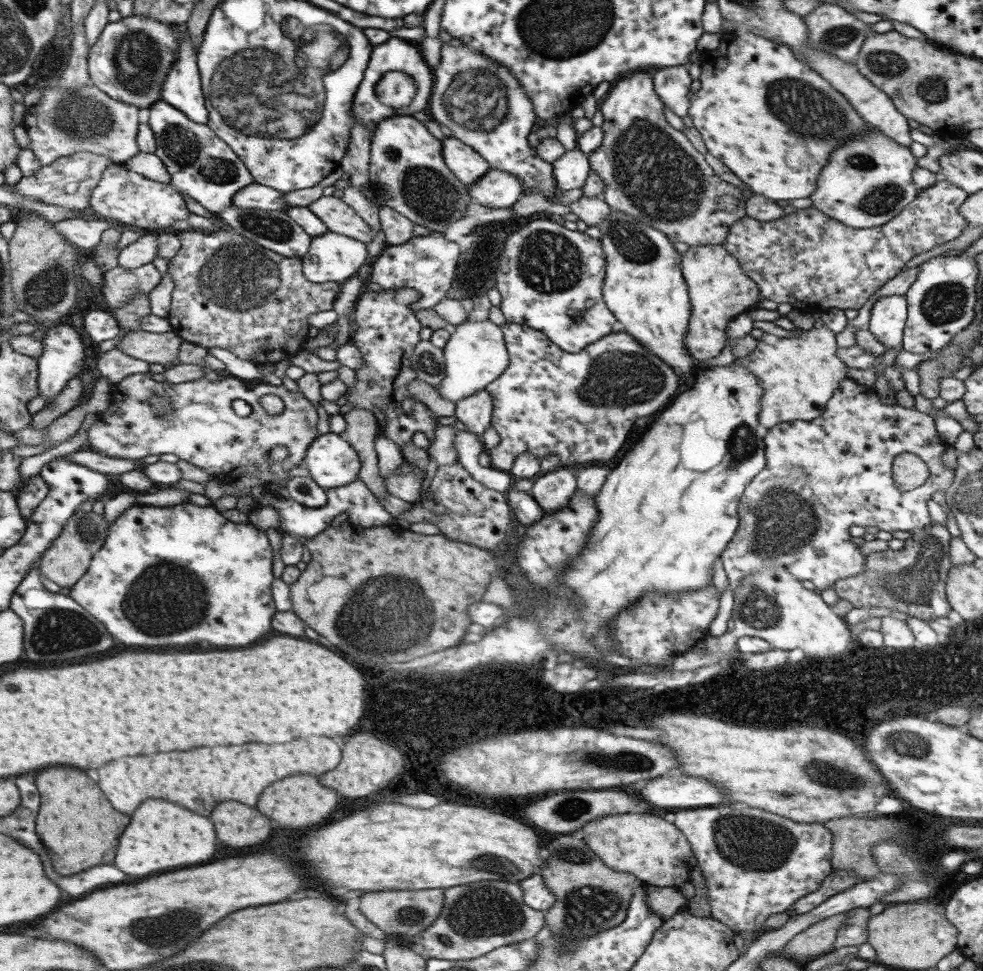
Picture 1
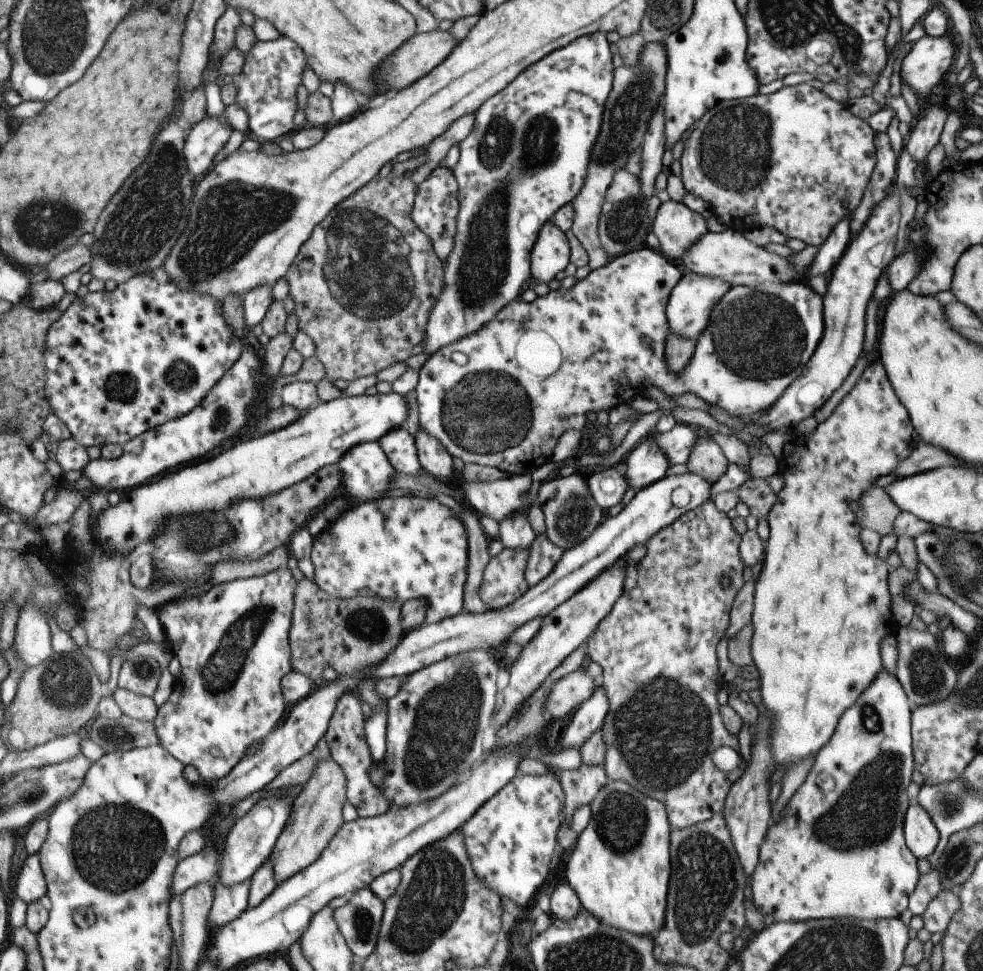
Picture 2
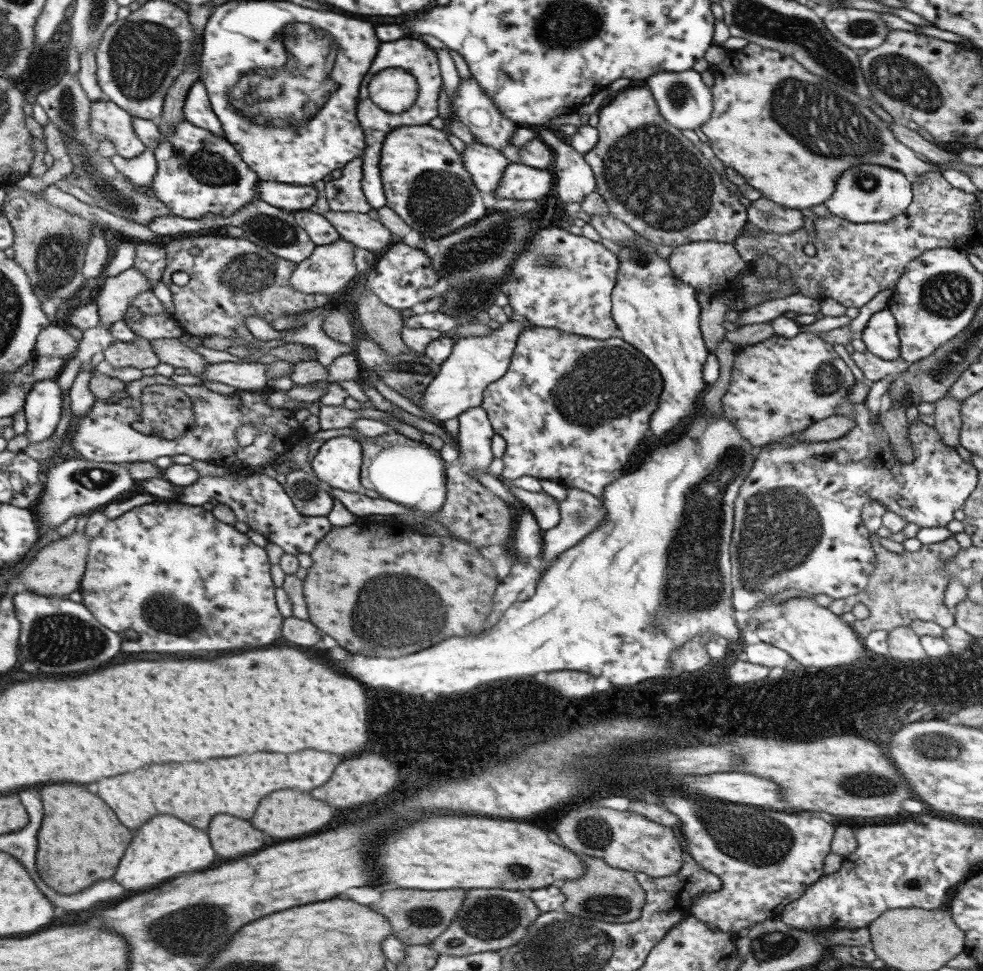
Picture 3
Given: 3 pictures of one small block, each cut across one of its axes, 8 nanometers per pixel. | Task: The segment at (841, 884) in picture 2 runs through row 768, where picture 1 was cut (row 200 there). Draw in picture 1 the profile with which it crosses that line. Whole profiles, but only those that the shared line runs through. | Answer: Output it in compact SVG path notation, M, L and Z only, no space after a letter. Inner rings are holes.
M875 127L837 146L817 176L817 188L808 196L810 206L851 228L880 227L891 220L919 193L912 172L915 157Z

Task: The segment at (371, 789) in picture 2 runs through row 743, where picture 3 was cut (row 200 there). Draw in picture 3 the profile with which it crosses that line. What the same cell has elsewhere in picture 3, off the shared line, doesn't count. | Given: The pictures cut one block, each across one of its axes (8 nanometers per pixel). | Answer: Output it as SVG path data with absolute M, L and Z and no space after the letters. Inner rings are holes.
M353 158L341 169L339 178L324 183L322 195L327 200L331 212L367 213L371 206L363 196L360 180L362 158Z

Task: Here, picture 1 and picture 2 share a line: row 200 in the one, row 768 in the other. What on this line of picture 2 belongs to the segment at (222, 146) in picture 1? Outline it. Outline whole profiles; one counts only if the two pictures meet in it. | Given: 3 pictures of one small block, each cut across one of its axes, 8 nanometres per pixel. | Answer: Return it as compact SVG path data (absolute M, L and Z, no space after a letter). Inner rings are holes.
M280 566L262 576L236 579L213 585L207 591L200 592L196 596L177 597L176 599L163 601L157 604L155 608L152 608L156 617L160 620L167 648L171 650L172 656L177 657L180 664L180 671L175 679L175 687L171 691L169 698L156 709L156 715L152 721L160 742L159 746L163 747L183 766L193 766L199 773L199 783L201 784L211 784L213 786L216 781L215 778L223 778L244 756L244 750L250 744L262 741L277 726L277 722L279 722L279 718L281 718L281 714L285 710L285 702L280 691L280 680L284 674L292 670L288 630L292 617L295 585L296 580L291 576L290 570L286 566Z

